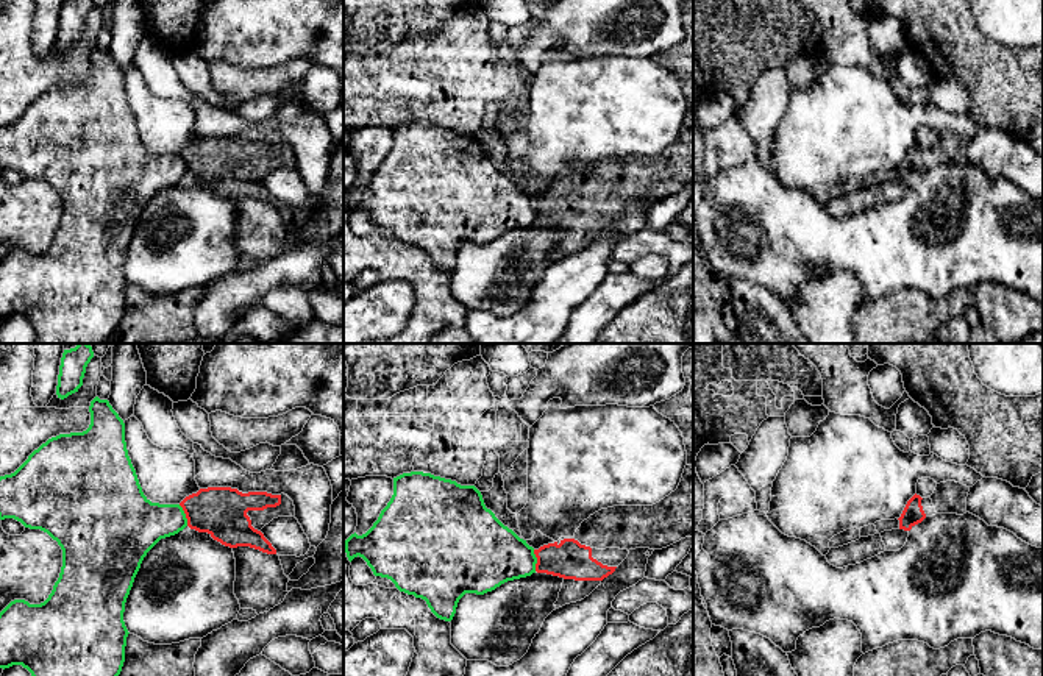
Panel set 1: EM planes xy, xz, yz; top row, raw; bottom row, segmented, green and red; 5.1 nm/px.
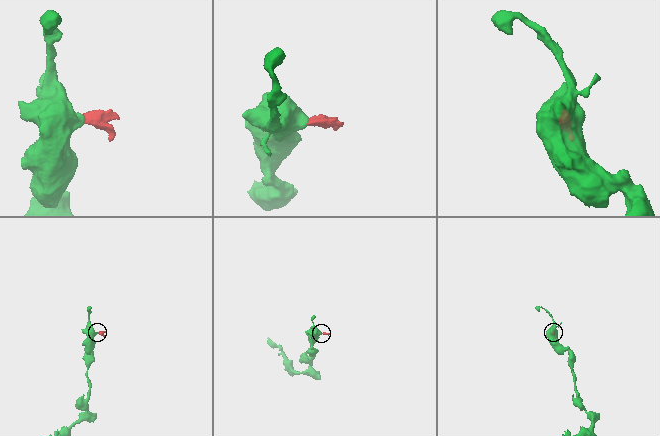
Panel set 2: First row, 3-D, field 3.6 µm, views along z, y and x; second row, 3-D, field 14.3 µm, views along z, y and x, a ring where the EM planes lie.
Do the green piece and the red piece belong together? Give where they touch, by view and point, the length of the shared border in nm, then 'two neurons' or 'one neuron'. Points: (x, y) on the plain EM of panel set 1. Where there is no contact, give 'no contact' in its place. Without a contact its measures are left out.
meets green in xy at (185, 166); contact 120 nm long; two neurons

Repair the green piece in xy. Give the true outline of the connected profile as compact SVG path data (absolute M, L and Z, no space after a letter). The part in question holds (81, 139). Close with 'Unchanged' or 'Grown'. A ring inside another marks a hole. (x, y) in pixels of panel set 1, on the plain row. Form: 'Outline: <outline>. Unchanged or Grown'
Outline: M95 47L89 56L91 75L83 83L59 84L48 89L11 125L0 126L0 170L14 169L25 178L47 183L62 200L62 217L58 231L48 248L41 254L30 254L25 250L11 251L0 262L0 318L22 315L36 333L37 343L105 343L117 329L125 312L125 297L128 279L123 272L125 253L133 237L134 228L147 203L161 190L178 184L187 176L187 169L180 155L151 153L142 142L136 120L128 106L125 92L125 73L112 59L108 50Z. Unchanged

